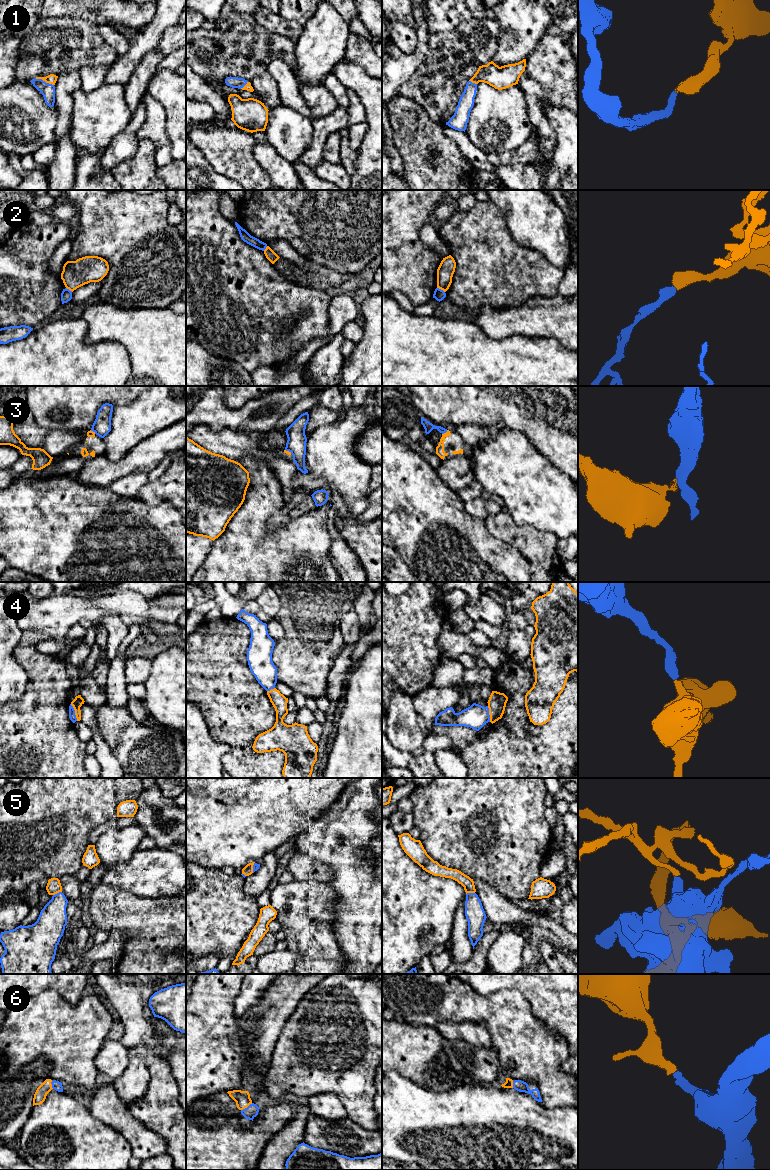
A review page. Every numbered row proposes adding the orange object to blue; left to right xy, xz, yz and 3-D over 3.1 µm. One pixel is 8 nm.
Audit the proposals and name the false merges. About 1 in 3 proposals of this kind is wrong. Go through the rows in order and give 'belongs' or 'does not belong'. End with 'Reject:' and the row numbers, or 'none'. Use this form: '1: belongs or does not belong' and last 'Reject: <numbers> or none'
1: belongs
2: does not belong
3: does not belong
4: belongs
5: does not belong
6: belongs
Reject: 2, 3, 5

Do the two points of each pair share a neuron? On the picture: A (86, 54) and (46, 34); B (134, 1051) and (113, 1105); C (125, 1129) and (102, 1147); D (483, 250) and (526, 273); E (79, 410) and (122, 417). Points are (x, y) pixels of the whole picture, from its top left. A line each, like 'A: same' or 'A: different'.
A: same
B: different
C: different
D: same
E: different

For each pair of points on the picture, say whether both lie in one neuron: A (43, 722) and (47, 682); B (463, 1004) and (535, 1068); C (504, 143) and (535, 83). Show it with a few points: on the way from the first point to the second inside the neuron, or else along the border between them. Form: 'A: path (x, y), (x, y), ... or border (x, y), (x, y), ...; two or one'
A: path (43, 712), (47, 692); one
B: path (482, 1010), (521, 1049); one
C: border (517, 84), (524, 94), (525, 109), (532, 124); two

